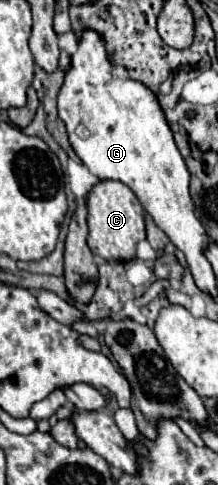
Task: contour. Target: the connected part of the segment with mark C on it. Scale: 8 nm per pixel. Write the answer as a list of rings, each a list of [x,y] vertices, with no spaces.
[[[98,181],[88,193],[88,247],[94,255],[110,261],[132,261],[136,243],[146,237],[144,207],[130,187],[120,181]]]

